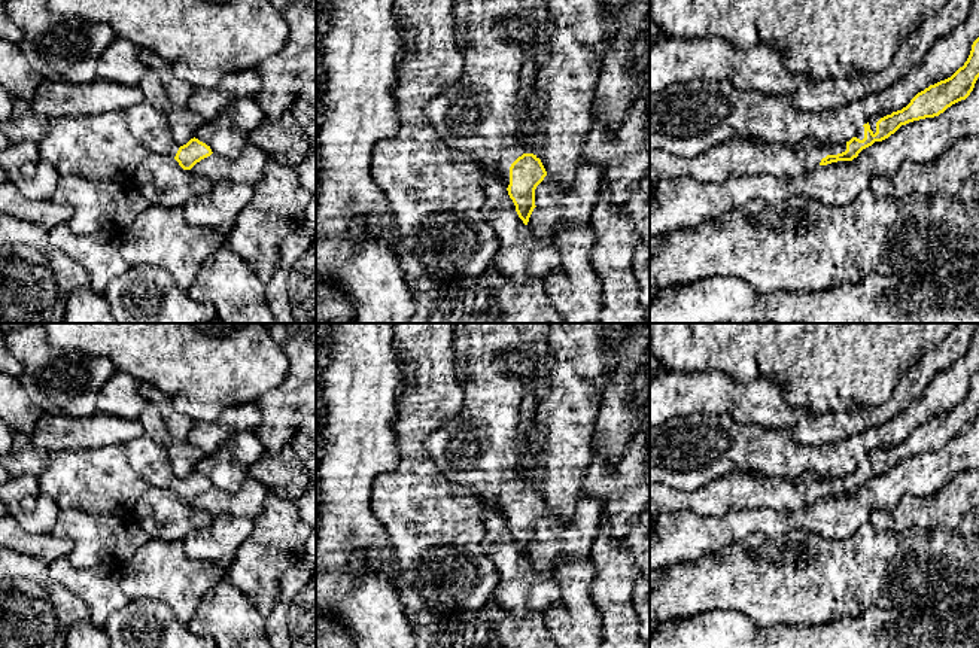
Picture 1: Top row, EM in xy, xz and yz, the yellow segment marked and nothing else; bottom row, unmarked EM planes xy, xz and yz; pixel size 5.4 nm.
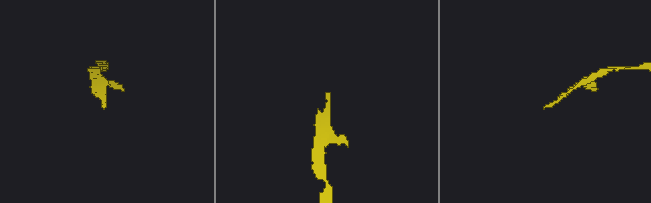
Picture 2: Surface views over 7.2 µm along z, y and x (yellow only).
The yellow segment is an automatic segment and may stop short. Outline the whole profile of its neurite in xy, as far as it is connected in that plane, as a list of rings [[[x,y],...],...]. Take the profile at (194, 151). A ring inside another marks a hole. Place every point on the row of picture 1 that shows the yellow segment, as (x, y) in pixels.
[[[139,103],[124,110],[128,128],[137,142],[151,153],[164,153],[173,156],[183,170],[191,170],[197,162],[210,156],[210,146],[191,139],[179,146],[170,133],[164,113],[148,103]]]

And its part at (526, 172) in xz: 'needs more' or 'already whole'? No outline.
needs more

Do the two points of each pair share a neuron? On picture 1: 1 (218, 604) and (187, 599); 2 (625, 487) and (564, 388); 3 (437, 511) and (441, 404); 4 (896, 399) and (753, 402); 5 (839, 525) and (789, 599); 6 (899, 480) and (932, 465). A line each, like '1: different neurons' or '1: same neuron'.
1: different neurons
2: different neurons
3: same neuron
4: same neuron
5: different neurons
6: same neuron

